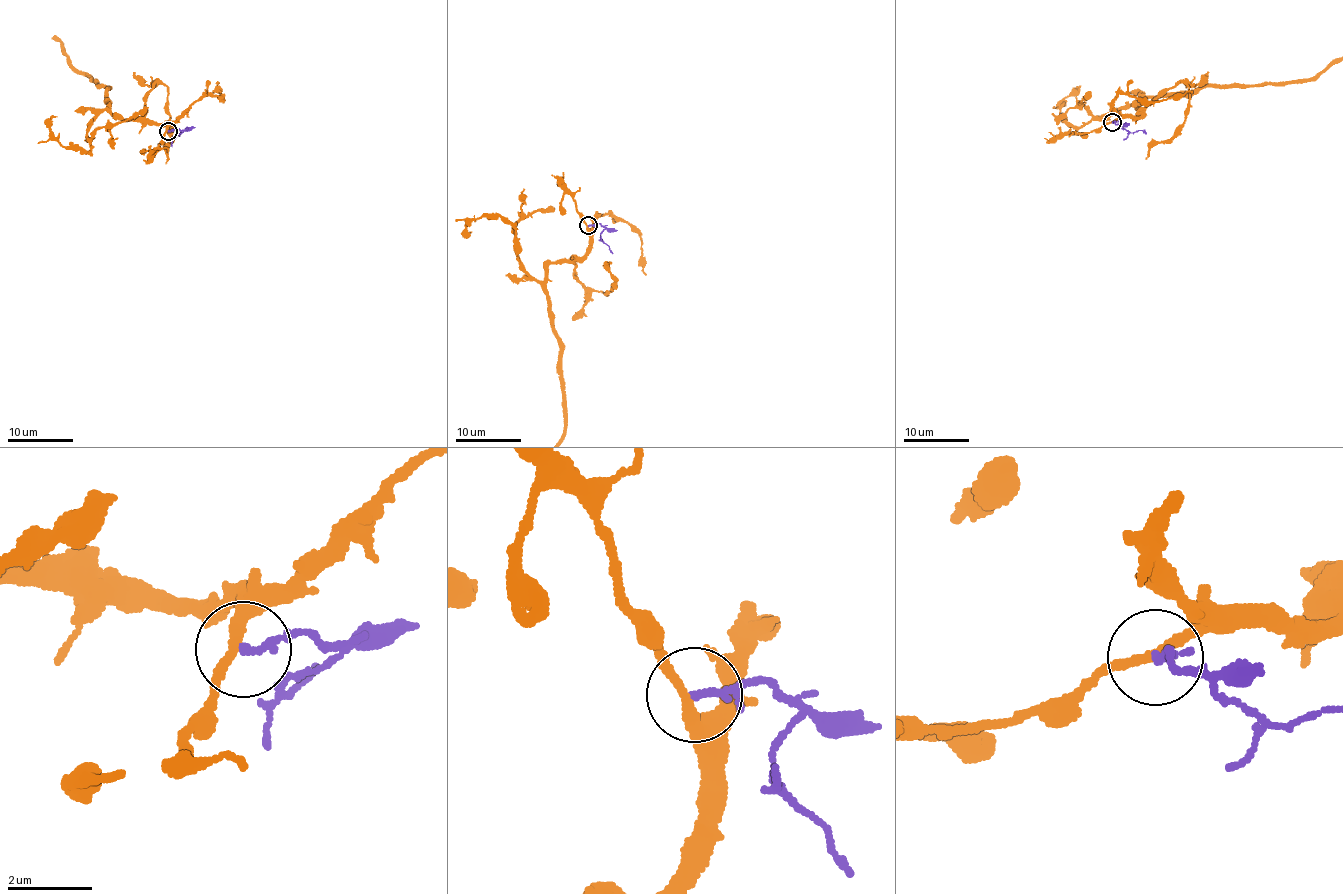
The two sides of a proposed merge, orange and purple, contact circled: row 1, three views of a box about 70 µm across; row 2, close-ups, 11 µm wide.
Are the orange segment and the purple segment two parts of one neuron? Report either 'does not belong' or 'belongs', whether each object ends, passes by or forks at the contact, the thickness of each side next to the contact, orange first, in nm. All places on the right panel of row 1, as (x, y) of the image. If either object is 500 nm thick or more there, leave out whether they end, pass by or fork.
does not belong | orange passes by | purple ends | 200/180 nm

